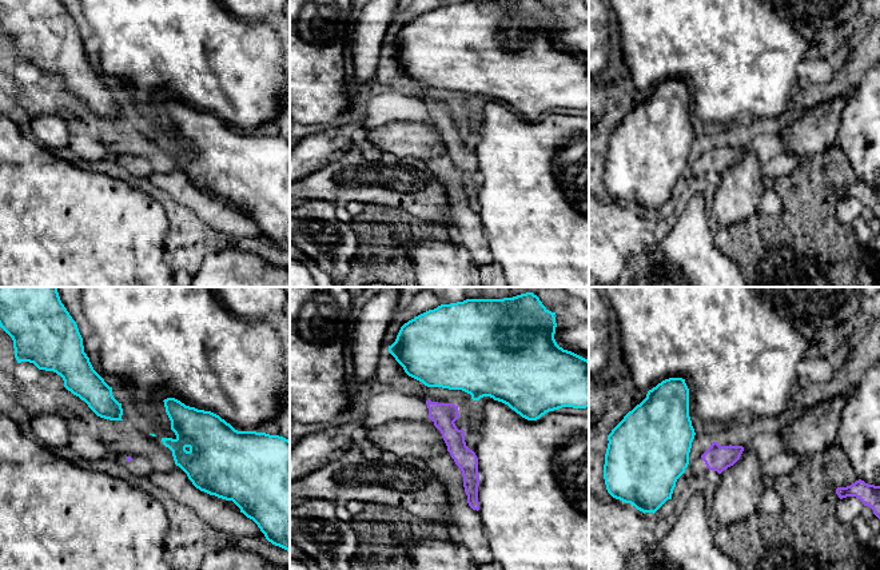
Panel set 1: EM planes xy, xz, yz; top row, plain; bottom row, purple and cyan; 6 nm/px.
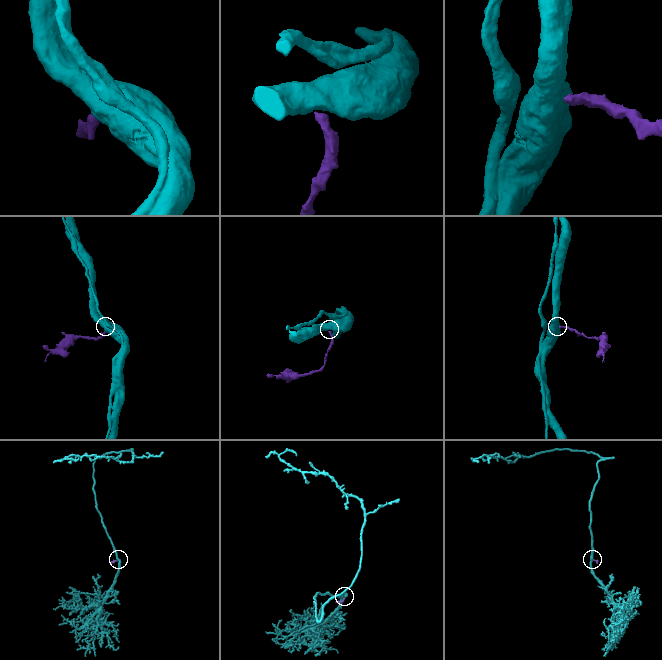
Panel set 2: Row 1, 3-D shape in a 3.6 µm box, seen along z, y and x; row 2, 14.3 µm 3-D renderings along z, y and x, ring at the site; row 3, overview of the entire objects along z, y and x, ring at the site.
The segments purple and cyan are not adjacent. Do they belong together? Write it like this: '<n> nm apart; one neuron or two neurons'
80 nm apart; two neurons

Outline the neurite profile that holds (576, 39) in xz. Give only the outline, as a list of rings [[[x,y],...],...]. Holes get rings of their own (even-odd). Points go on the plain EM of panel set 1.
[[[589,20],[570,28],[557,24],[554,40],[564,51],[589,61]]]

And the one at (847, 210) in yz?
[[[856,198],[843,199],[836,206],[837,219],[843,226],[851,227],[853,220],[861,215],[863,208],[863,203]]]

